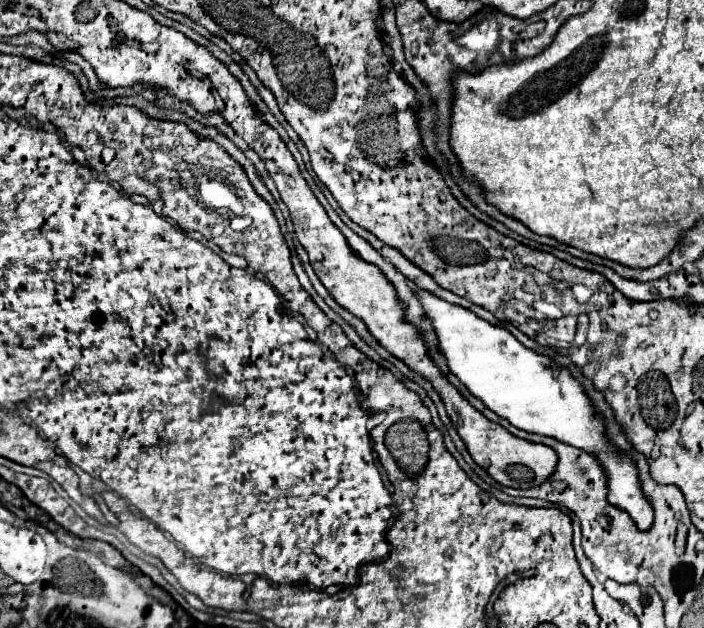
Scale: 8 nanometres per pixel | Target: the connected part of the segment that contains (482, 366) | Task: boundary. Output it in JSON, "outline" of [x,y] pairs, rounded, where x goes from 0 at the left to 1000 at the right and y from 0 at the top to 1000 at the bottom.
{"outline":[[[581,447],[581,457],[595,476],[604,508],[612,511],[618,524],[624,562],[632,568],[641,594],[678,635],[683,635],[709,664],[720,667],[729,680],[788,696],[797,705],[845,721],[862,750],[865,801],[891,814],[908,842],[922,842],[928,833],[928,814],[911,785],[902,740],[859,702],[857,667],[842,658],[837,632],[831,629],[828,616],[808,597],[808,591],[743,553],[720,524],[692,514],[672,495],[641,486],[632,476],[621,476],[621,470],[592,457],[587,447]]]}

